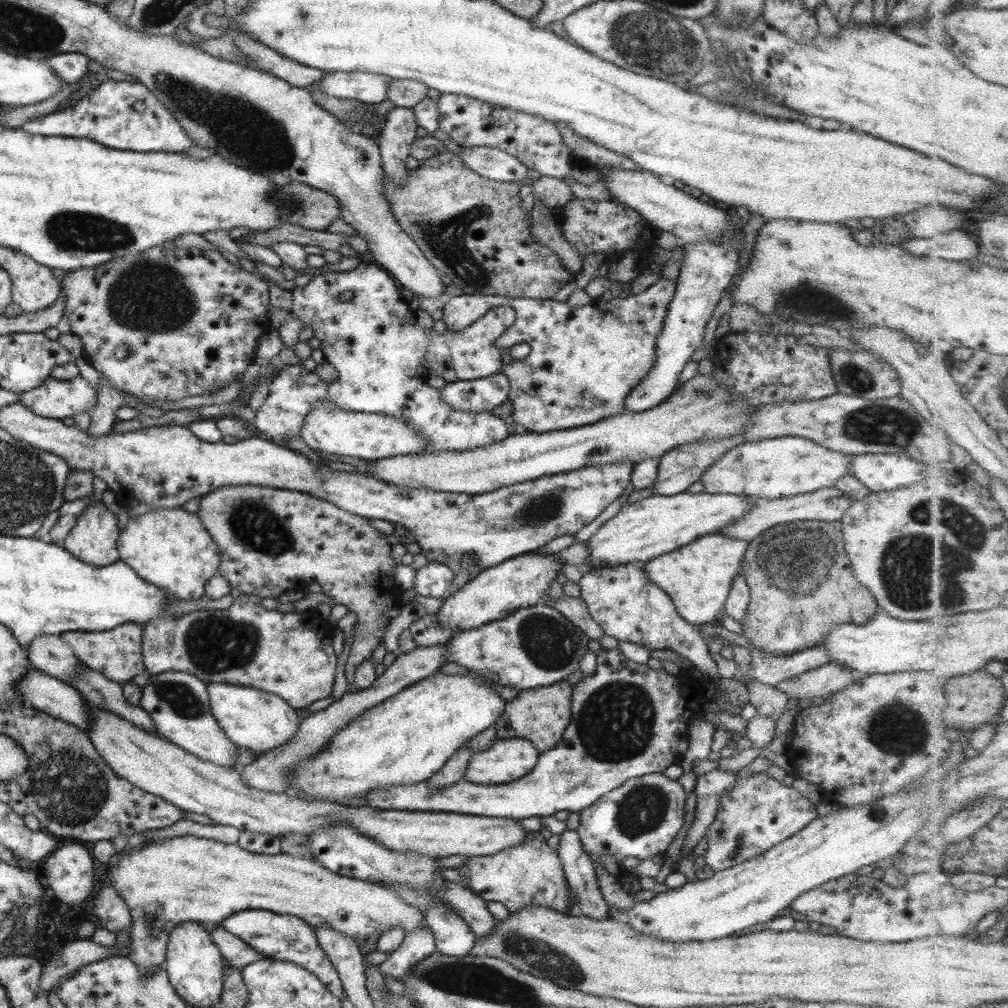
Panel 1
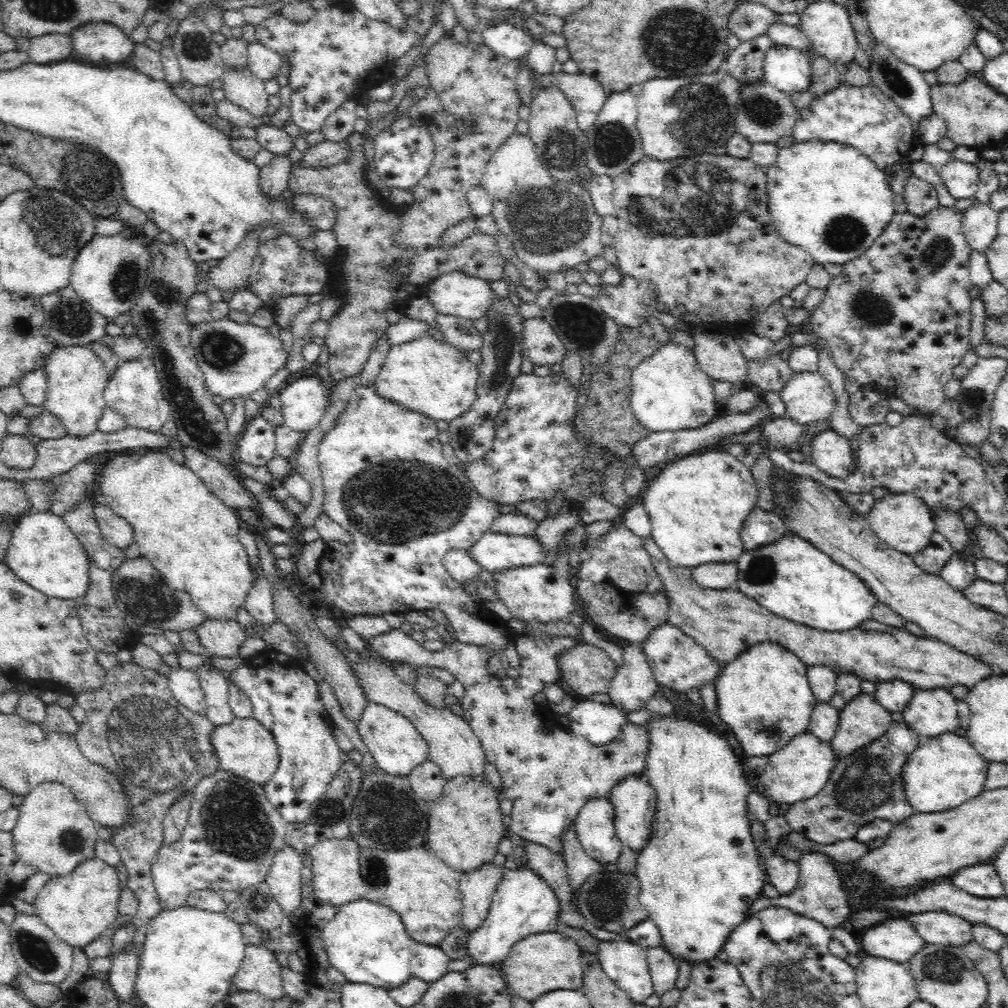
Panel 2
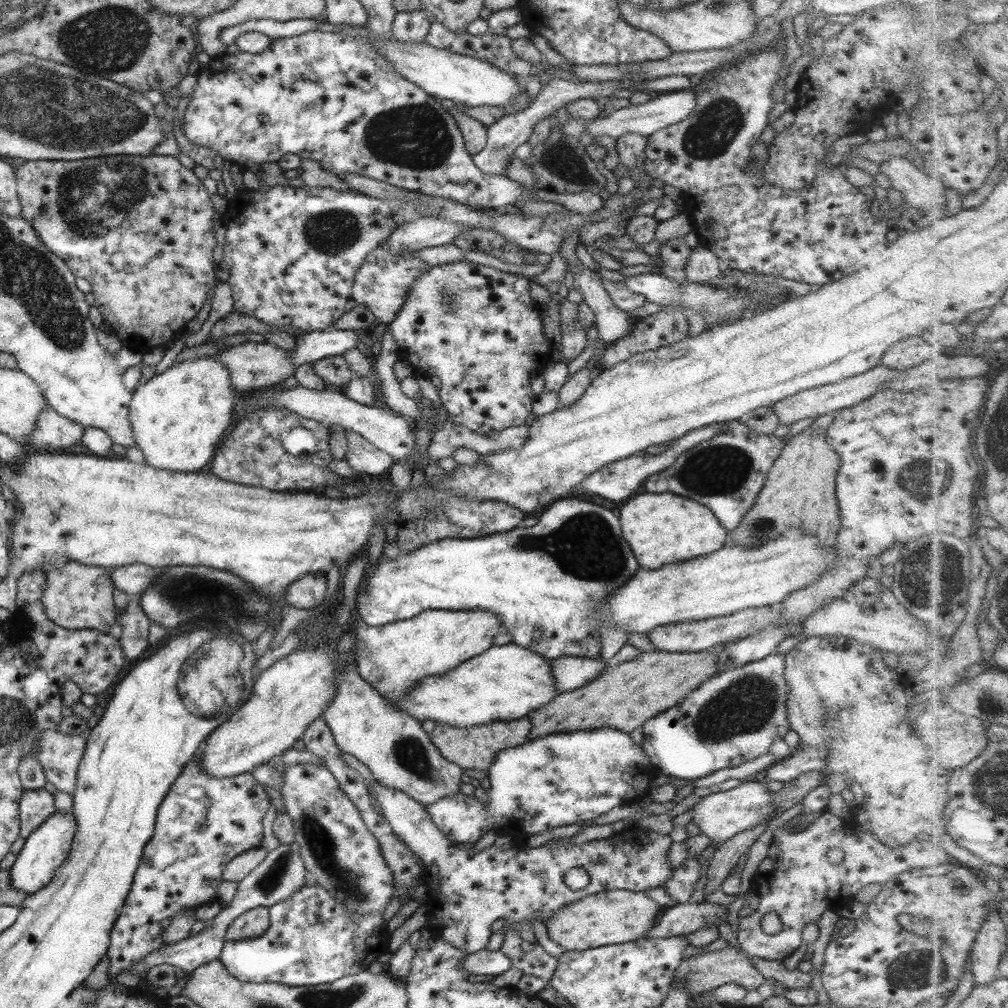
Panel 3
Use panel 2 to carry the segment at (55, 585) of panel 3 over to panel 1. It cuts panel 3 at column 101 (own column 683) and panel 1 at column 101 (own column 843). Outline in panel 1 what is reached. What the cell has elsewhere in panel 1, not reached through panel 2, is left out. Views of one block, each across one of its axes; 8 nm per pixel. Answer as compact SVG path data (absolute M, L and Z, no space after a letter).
M123 623L107 631L65 631L59 635L83 665L113 682L122 684L145 671L141 658L141 634L142 625Z

